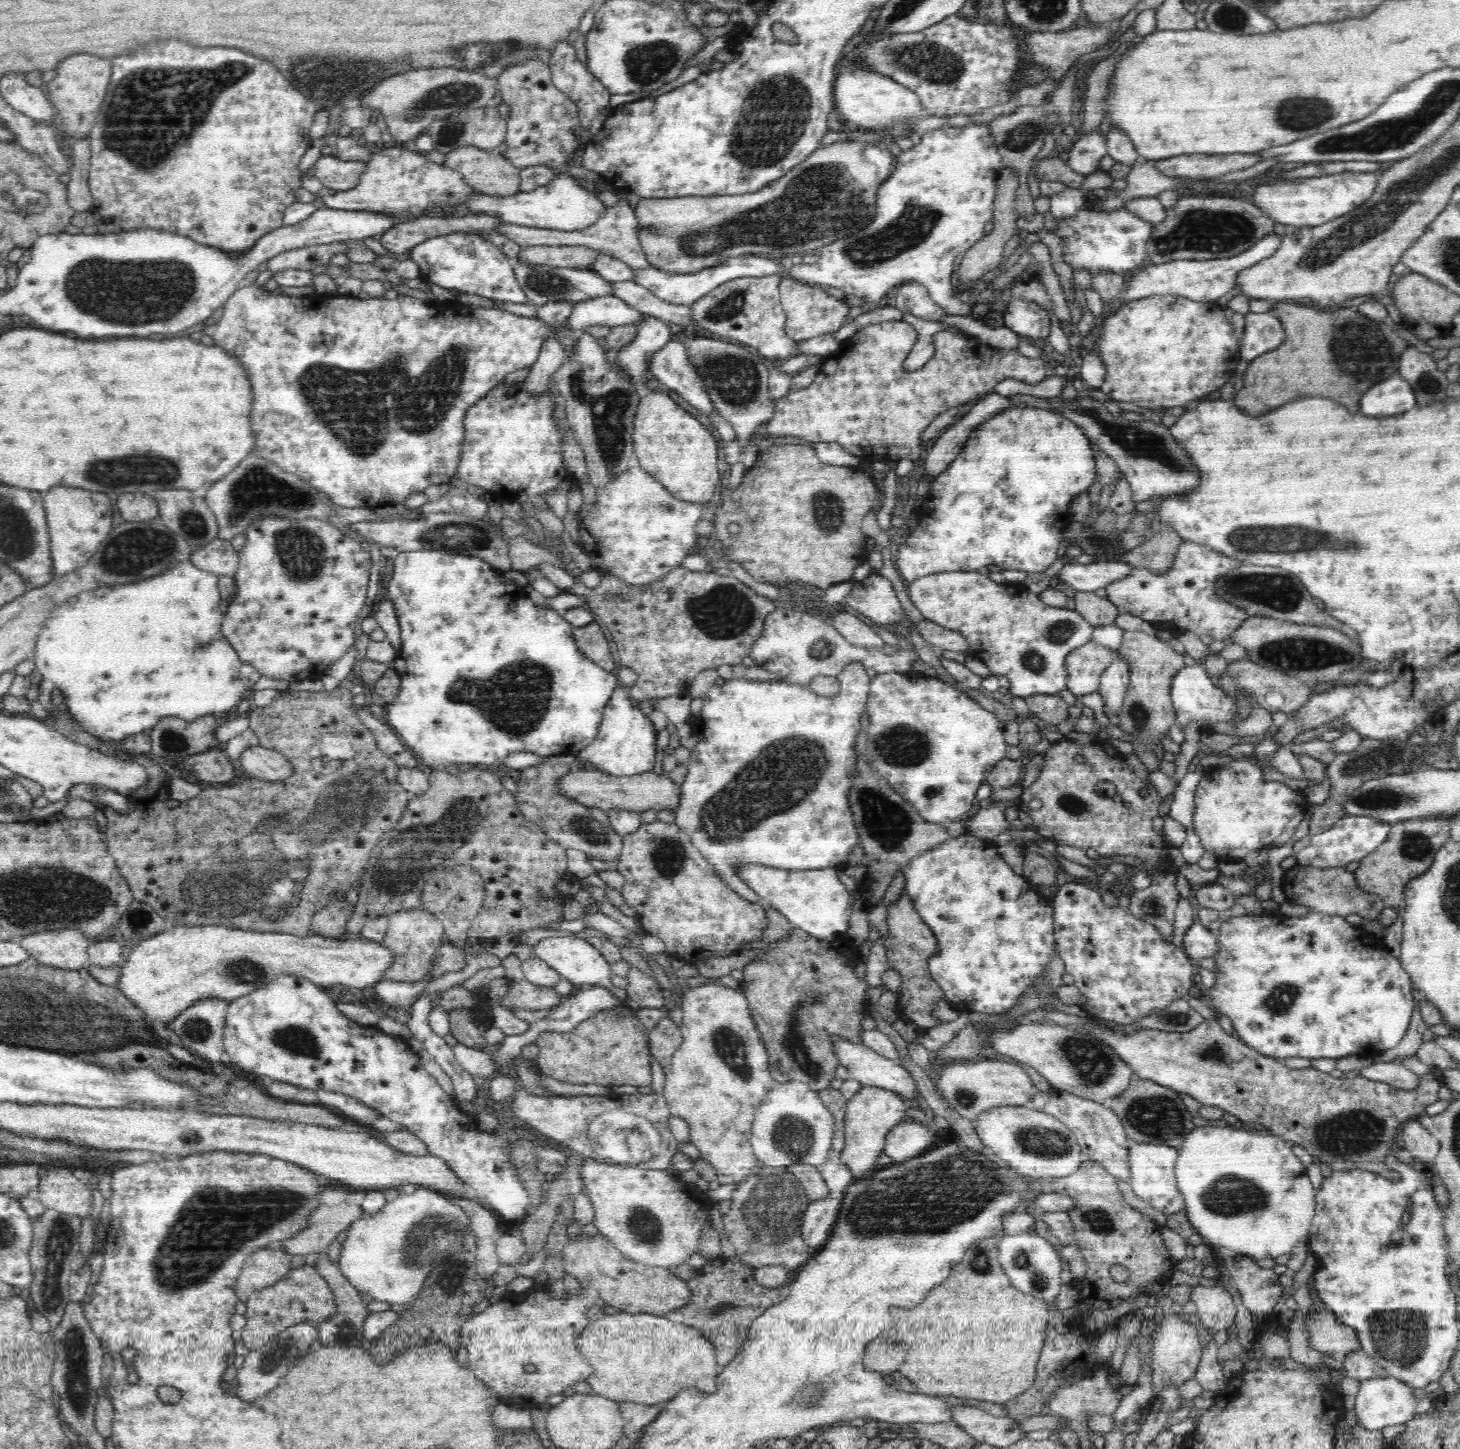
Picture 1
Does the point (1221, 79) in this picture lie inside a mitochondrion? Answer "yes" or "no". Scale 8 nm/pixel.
no

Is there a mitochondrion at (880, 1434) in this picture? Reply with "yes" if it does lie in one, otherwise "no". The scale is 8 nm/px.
no

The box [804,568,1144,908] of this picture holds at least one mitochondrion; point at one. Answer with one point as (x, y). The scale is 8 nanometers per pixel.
(887, 822)

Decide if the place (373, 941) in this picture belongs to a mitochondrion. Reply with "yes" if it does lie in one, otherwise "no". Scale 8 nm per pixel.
no

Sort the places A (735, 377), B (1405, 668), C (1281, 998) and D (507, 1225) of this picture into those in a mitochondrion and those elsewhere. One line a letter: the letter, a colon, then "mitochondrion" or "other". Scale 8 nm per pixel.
A: mitochondrion
B: other
C: mitochondrion
D: other

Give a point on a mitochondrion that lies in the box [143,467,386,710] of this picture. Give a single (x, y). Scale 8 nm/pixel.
(301, 553)

